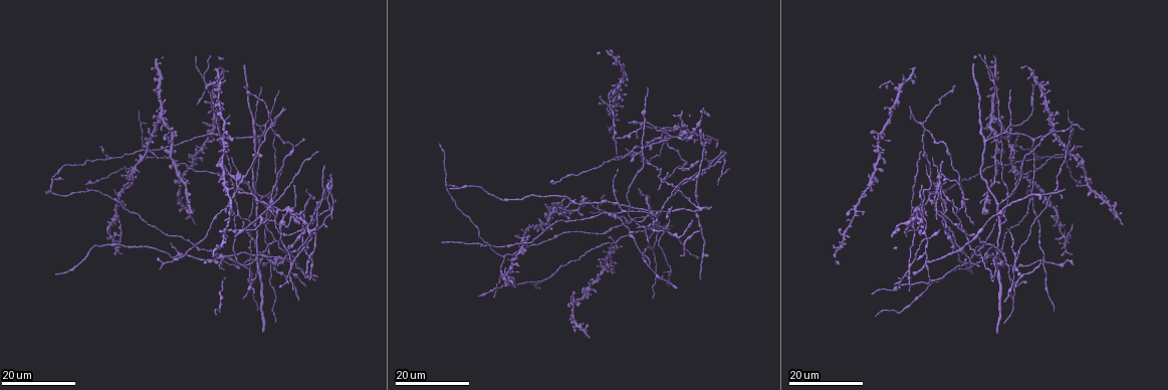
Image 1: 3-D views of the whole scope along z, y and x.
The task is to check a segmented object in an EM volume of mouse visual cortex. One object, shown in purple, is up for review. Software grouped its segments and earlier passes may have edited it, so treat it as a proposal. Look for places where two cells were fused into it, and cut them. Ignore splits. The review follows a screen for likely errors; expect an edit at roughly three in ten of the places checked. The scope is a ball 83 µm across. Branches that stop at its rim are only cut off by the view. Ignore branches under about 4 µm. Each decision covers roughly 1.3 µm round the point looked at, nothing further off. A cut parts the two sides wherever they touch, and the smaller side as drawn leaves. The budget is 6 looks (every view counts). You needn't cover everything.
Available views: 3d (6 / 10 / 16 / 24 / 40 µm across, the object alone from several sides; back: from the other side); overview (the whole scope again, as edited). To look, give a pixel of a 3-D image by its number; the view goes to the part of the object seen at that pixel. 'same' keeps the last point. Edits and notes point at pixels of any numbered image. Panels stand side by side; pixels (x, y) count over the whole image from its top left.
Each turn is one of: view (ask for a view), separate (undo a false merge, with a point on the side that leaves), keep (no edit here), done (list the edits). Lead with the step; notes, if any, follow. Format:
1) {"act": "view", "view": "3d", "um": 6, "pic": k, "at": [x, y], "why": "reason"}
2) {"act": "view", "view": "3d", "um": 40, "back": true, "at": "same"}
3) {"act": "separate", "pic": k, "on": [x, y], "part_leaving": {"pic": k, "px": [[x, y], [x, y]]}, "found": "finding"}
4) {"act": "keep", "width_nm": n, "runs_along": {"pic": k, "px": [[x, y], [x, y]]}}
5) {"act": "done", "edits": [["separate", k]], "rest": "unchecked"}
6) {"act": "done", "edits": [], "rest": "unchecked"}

{"act": "view", "view": "3d", "um": 24, "pic": 1, "at": [856, 211], "why": "four or more arms meet"}

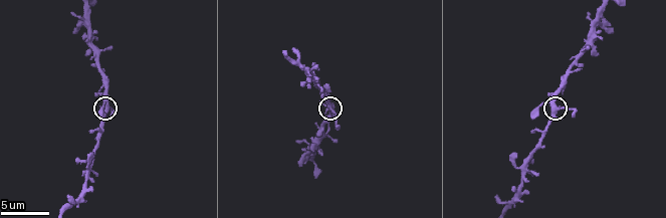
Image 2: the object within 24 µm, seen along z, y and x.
{"act": "view", "view": "3d", "um": 6, "pic": 2, "at": [554, 109]}

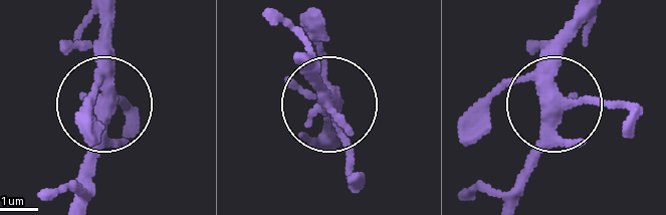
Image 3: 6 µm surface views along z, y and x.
{"act": "keep", "arms": 5, "found": "continuous, no second cell"}

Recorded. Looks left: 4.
{"act": "view", "view": "3d", "um": 24, "pic": 1, "at": [619, 206], "why": "side arm on a straight run"}

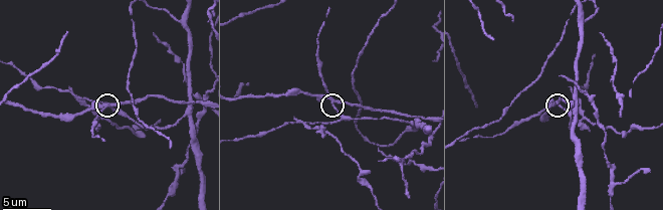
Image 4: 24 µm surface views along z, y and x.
{"act": "view", "view": "3d", "um": 6, "pic": 4, "at": [335, 107], "why": "closer look"}

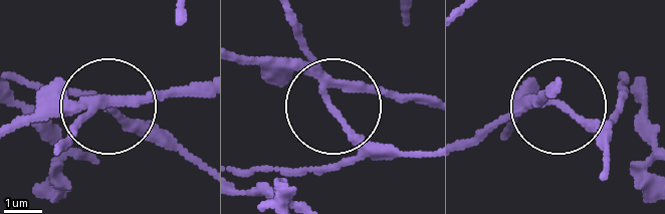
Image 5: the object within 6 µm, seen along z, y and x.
{"act": "view", "view": "3d", "um": 6, "back": true, "pic": 5, "at": [555, 102]}

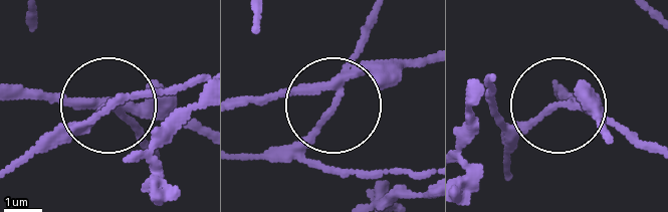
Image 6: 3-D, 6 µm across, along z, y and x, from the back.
{"act": "separate", "pic": 6, "on": [400, 65], "side_arm_um": 59, "arms": 3, "found": "two cells meet here"}

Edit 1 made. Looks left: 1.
{"act": "done", "edits": [["separate", 6]], "rest": "unchecked"}

